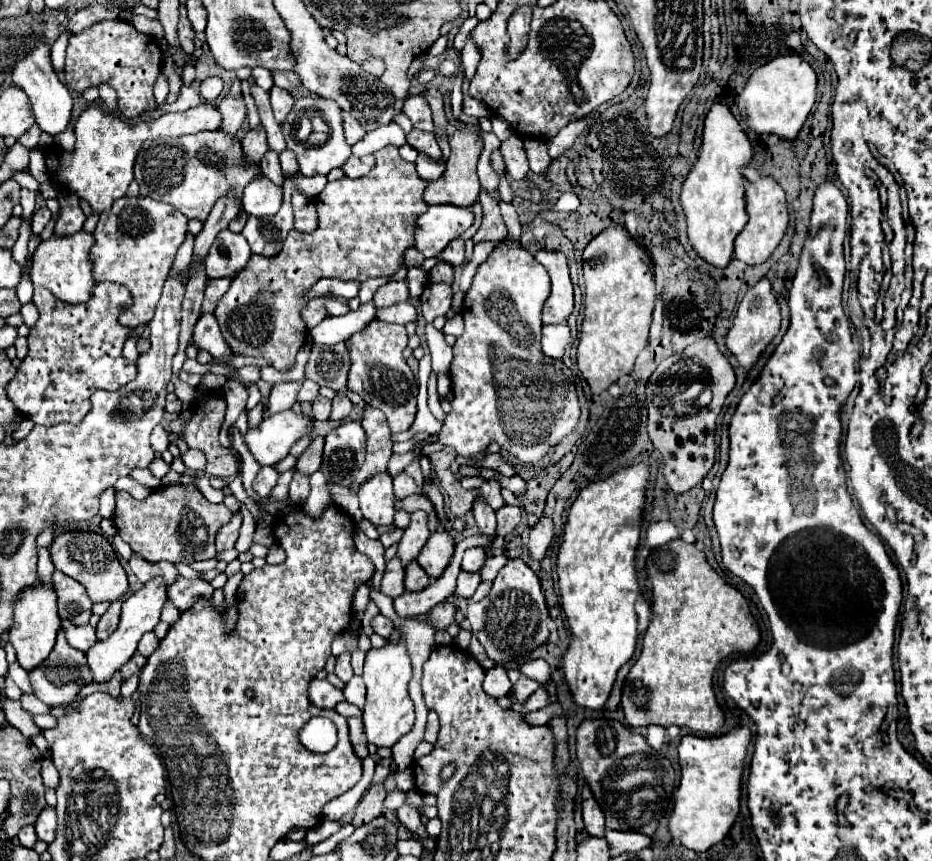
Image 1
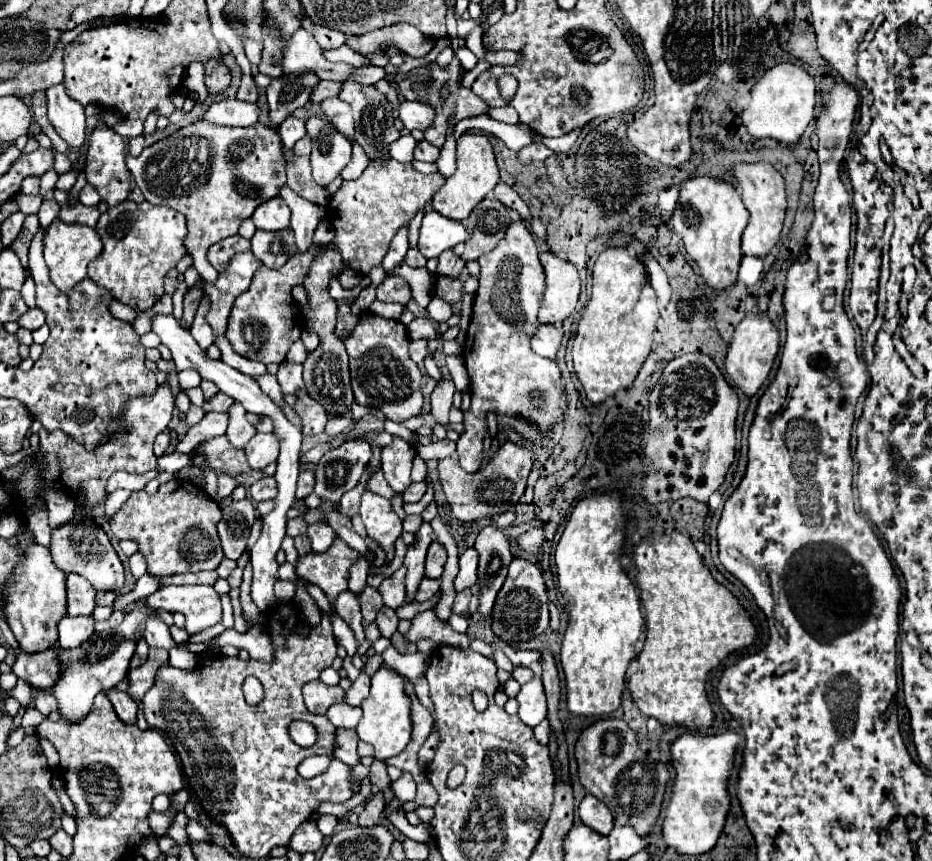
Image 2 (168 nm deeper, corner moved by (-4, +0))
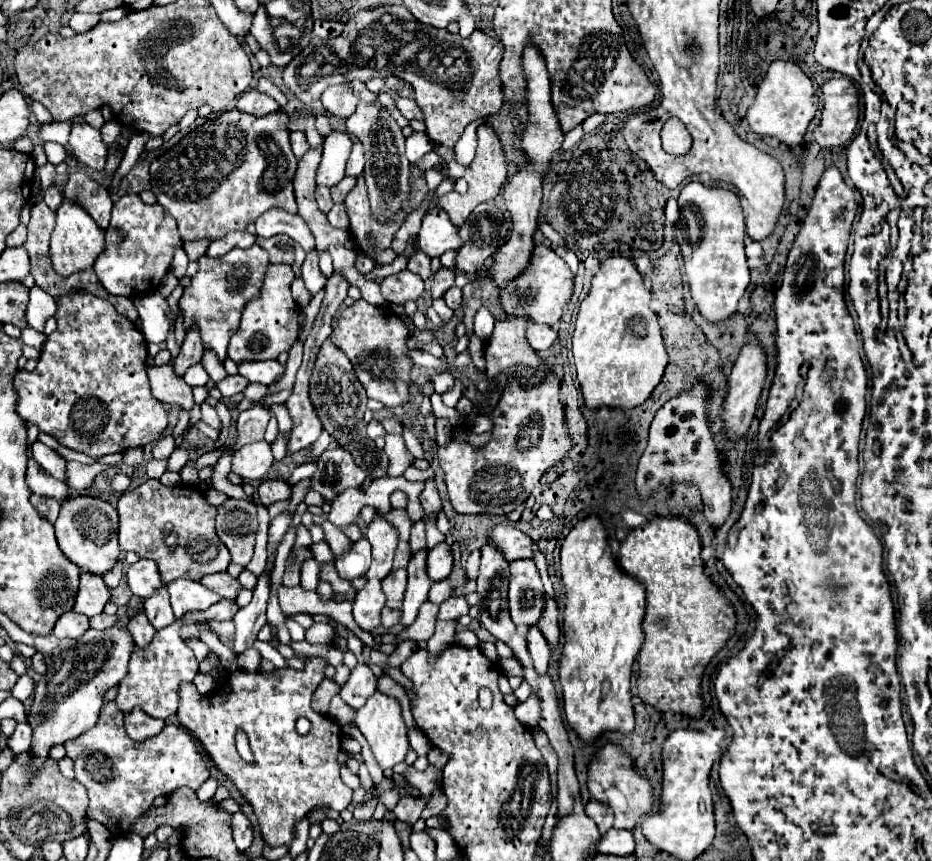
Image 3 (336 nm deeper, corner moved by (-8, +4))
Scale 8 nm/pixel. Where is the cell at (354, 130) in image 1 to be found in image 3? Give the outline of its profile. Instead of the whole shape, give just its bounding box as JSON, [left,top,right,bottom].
[321,84,357,118]

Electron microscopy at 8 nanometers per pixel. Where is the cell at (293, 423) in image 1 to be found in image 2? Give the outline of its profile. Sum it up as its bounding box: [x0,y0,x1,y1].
[245,432,279,470]

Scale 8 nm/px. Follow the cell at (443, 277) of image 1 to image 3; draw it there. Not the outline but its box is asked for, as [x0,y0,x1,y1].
[443,286,463,310]

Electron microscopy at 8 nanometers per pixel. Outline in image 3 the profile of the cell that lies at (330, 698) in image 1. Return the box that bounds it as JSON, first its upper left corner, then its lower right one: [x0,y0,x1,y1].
[311,678,341,714]

